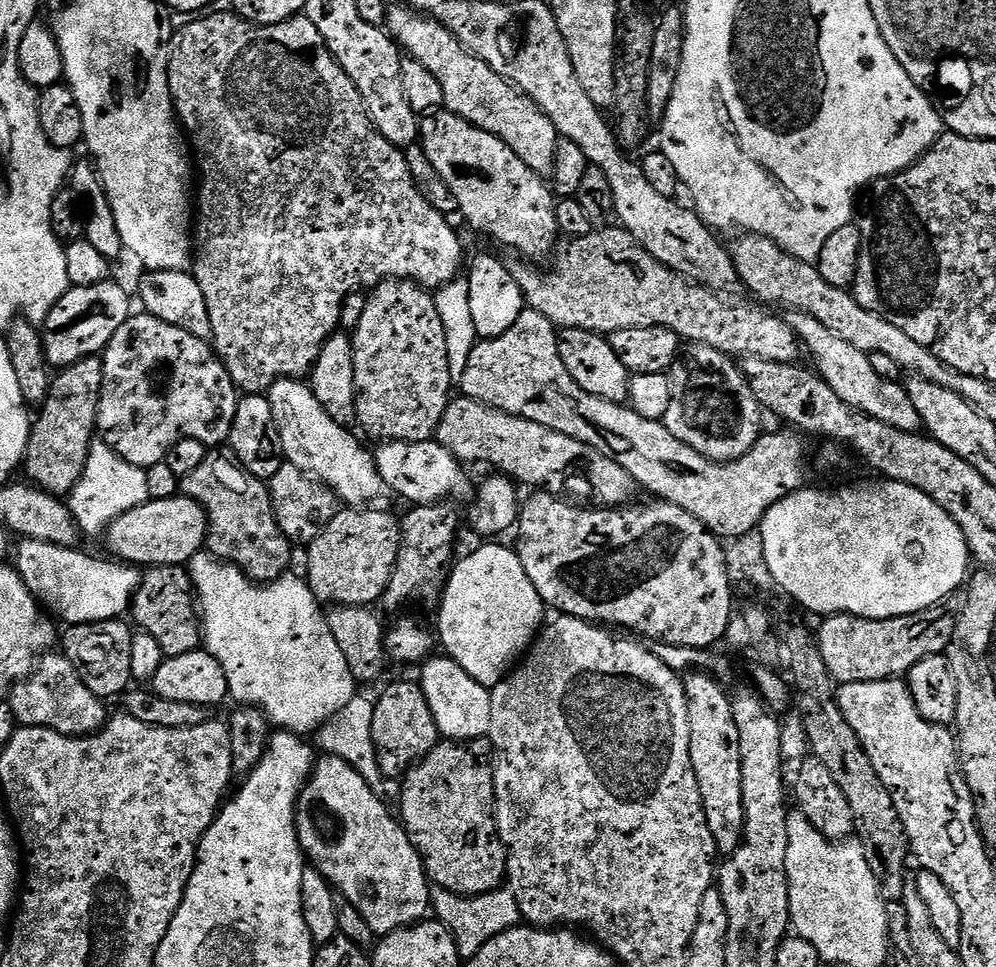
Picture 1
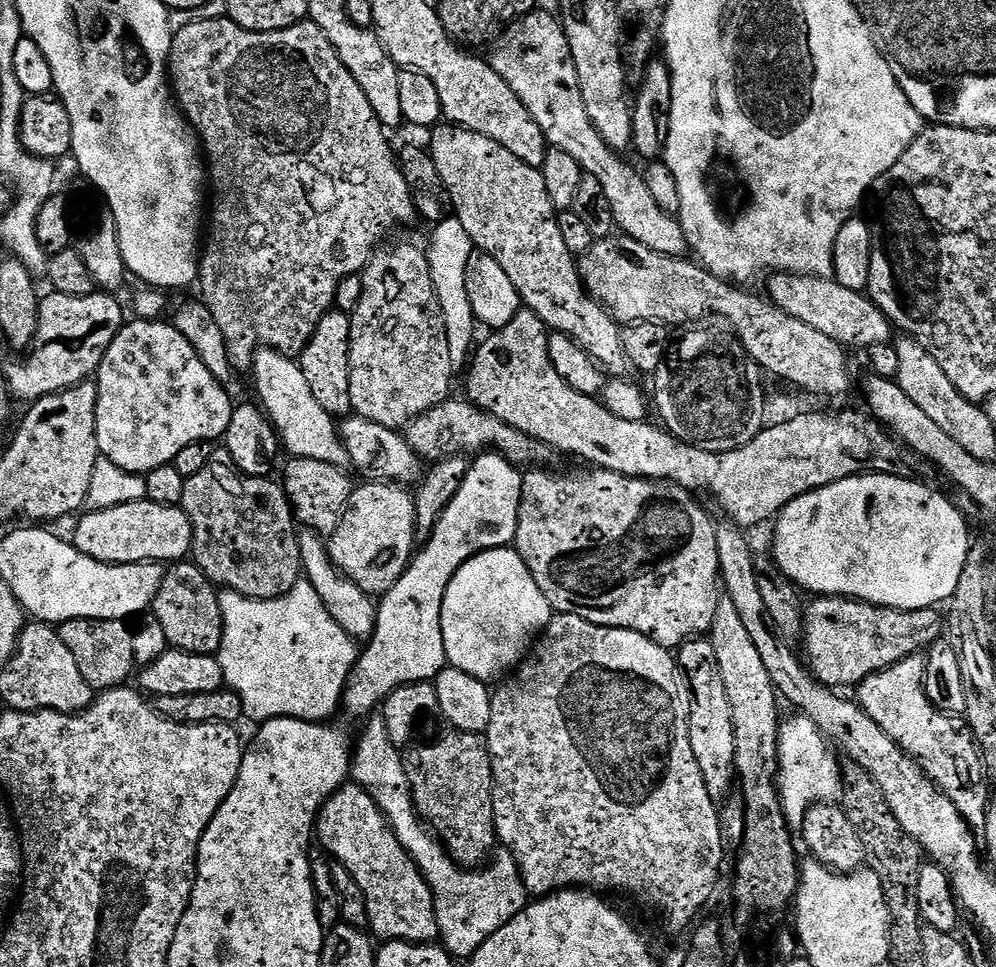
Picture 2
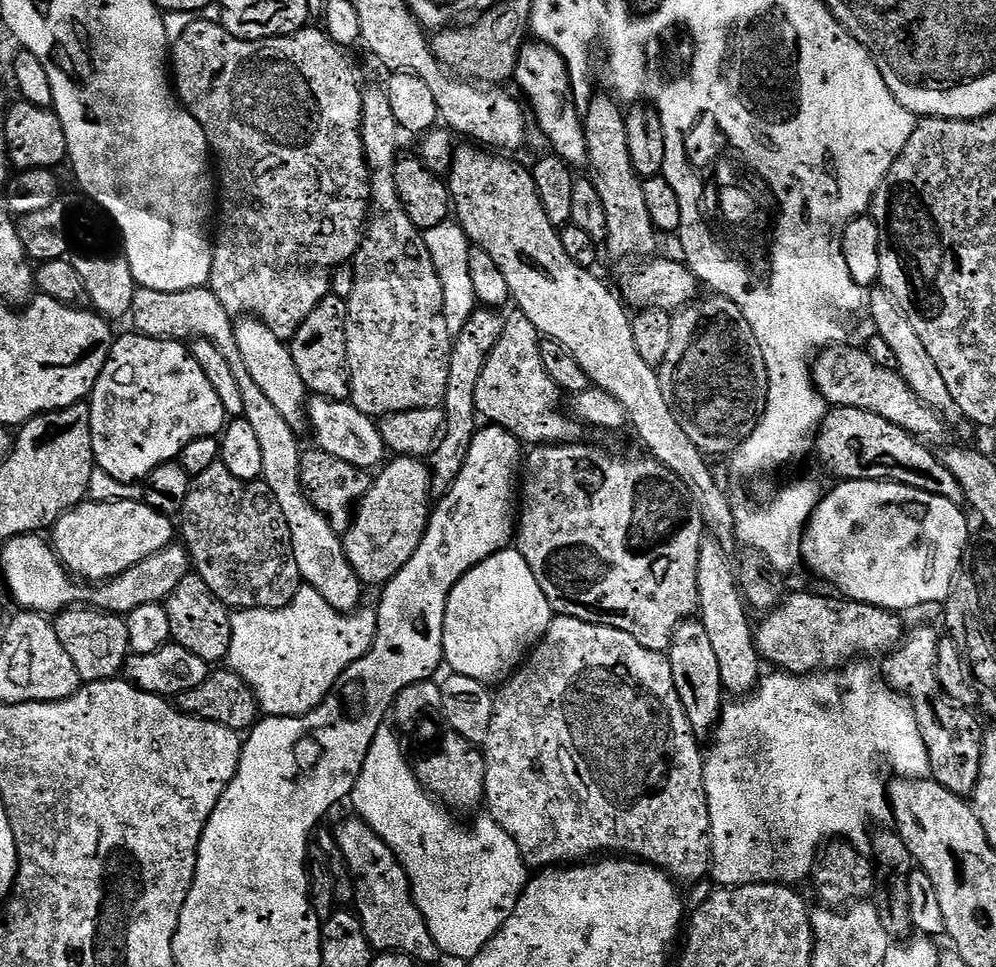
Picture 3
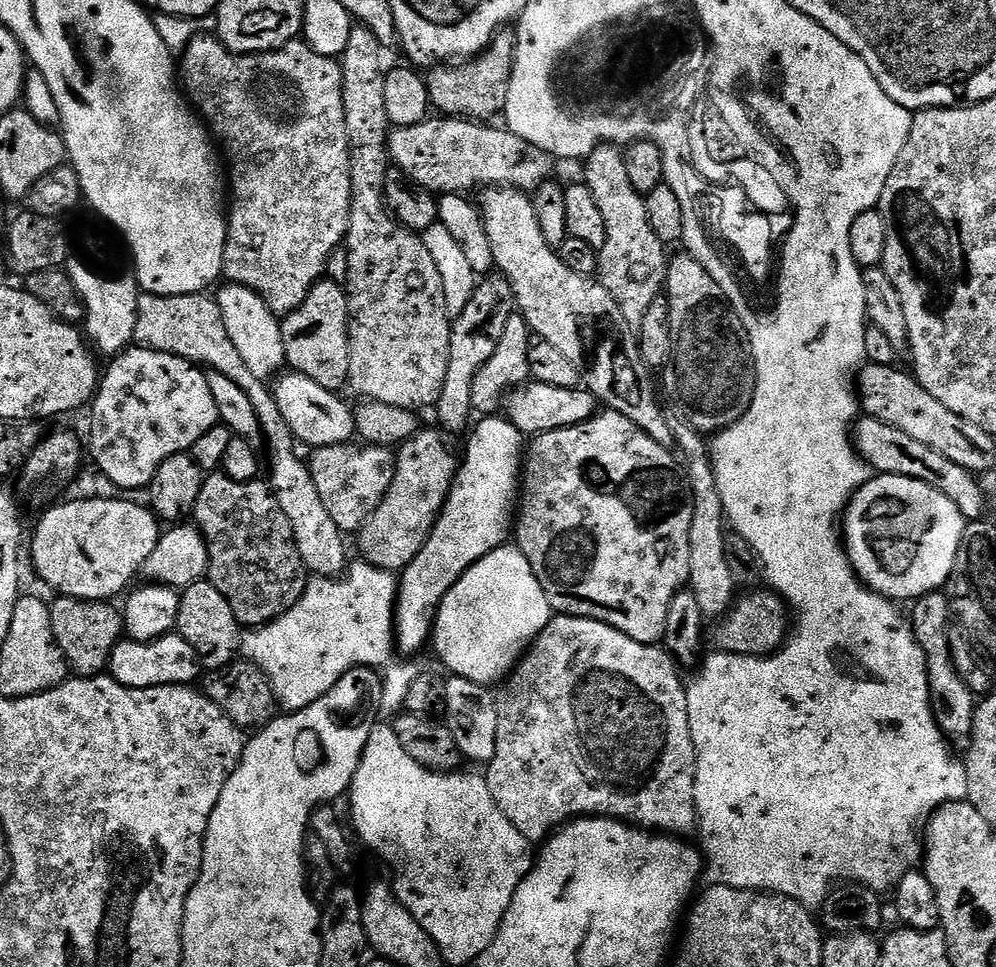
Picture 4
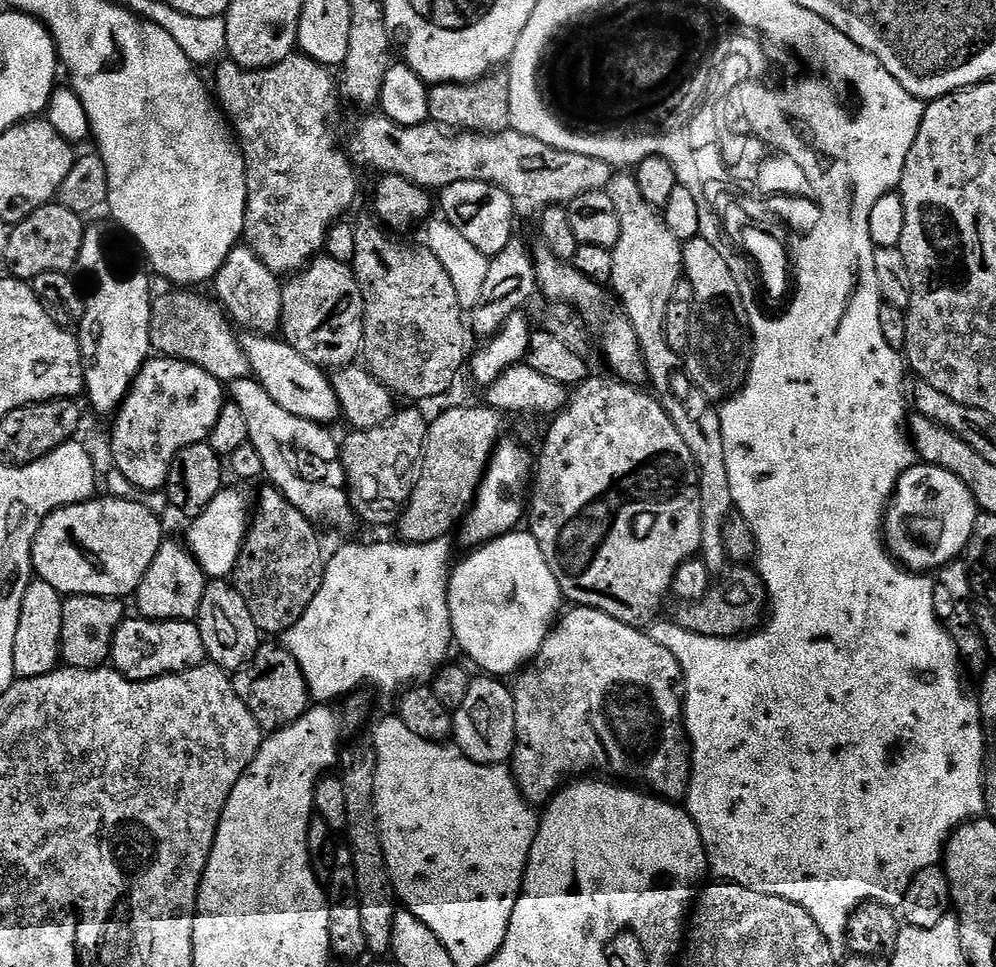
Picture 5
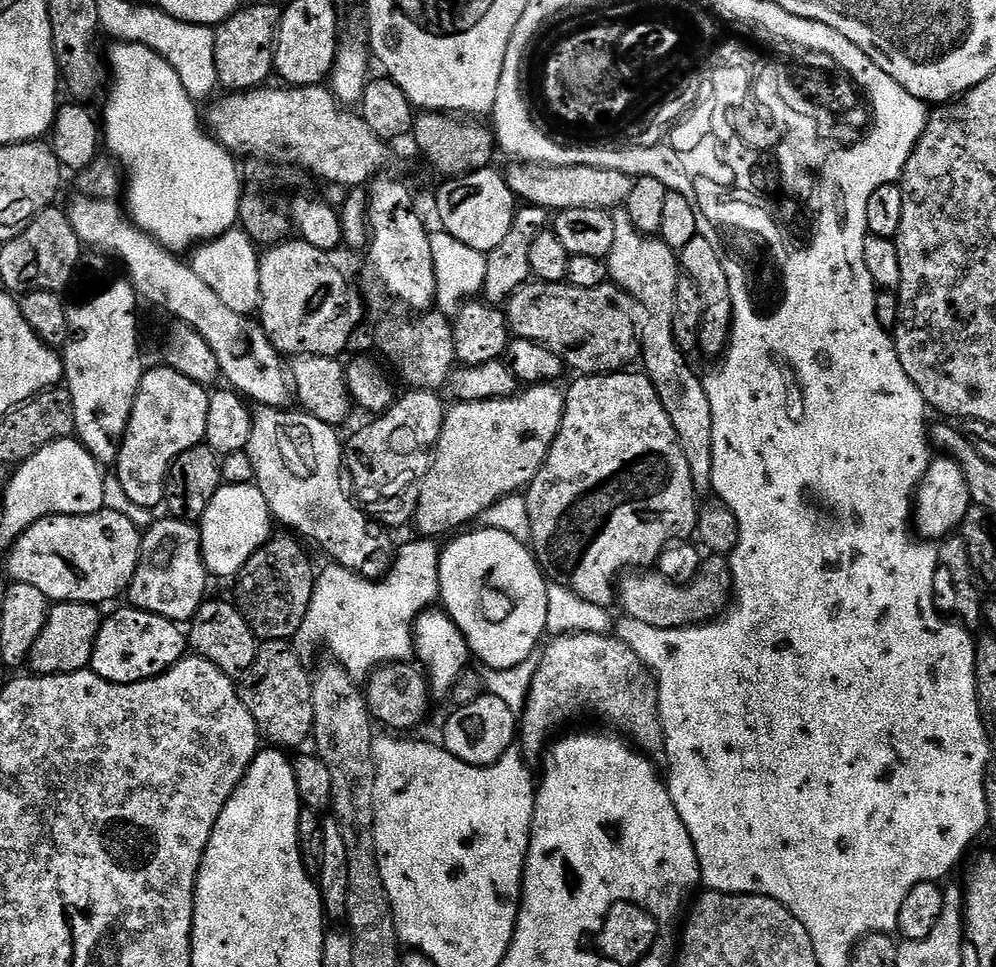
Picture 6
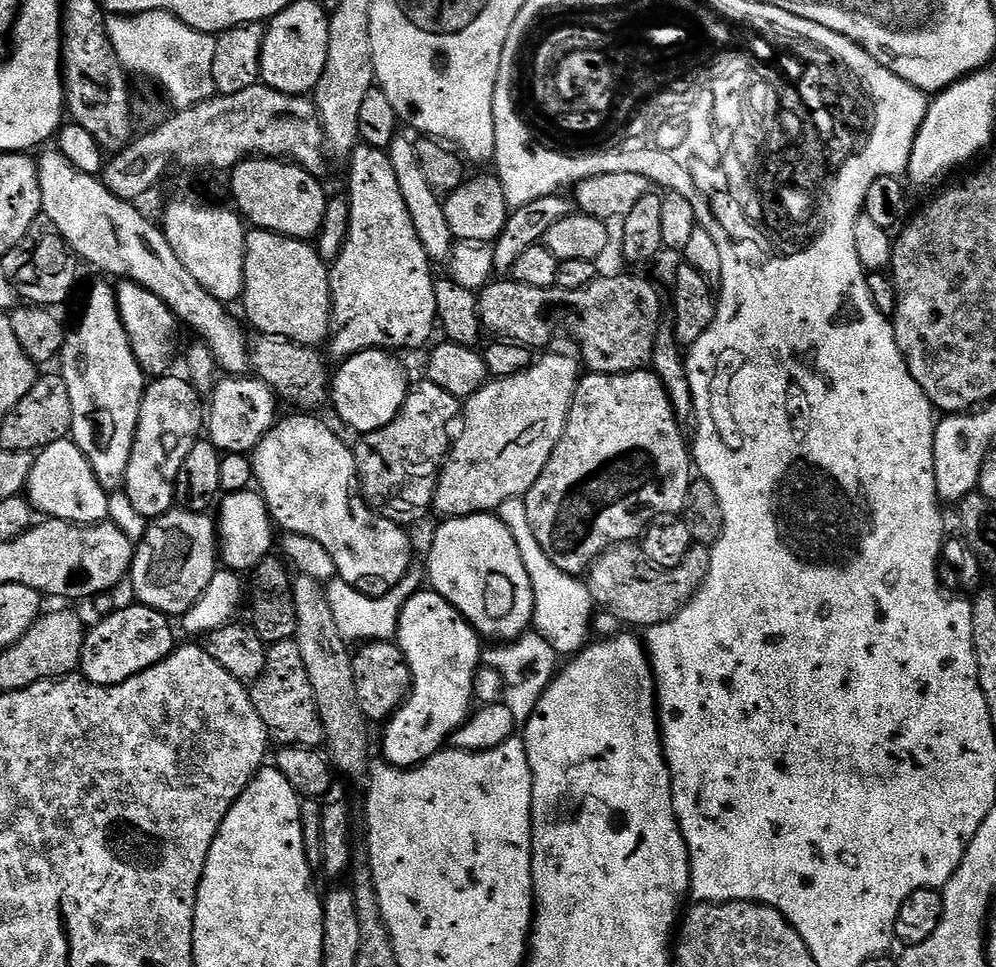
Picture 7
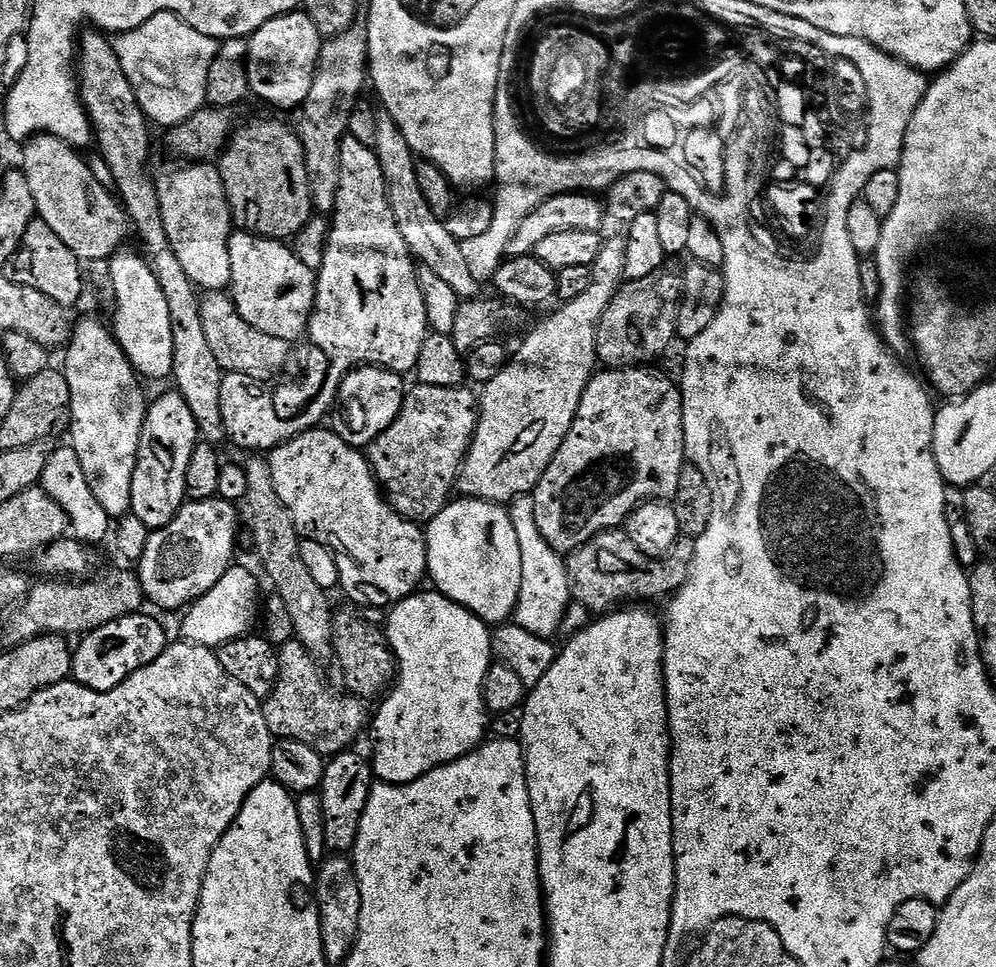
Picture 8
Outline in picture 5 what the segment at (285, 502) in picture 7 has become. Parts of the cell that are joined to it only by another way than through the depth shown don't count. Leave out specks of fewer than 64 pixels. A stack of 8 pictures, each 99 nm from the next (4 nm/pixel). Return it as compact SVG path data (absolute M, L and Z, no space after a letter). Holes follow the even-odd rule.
M247 378L235 380L230 384L230 400L238 406L242 421L248 426L248 436L250 444L256 448L261 460L264 463L265 477L269 477L271 487L276 488L296 507L306 519L312 521L316 526L324 523L333 524L336 528L344 528L351 520L354 520L354 513L349 507L347 495L335 496L328 488L323 488L320 484L311 484L308 476L300 476L297 472L297 465L290 462L289 453L284 451L278 461L274 458L274 452L282 447L291 450L292 447L301 448L308 456L317 456L320 460L330 460L337 457L338 440L327 432L329 430L323 424L314 421L306 421L300 416L290 414L282 410L278 403L270 398L263 386L255 379Z

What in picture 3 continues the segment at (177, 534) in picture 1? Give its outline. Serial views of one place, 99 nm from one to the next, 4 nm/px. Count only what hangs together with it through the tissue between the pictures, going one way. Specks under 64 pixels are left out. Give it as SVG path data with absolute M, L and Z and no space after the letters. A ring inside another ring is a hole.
M108 500L98 502L85 502L71 508L65 516L56 521L50 532L50 544L60 557L61 563L73 577L84 575L88 582L107 582L115 579L124 571L130 570L143 559L158 554L173 543L171 515L164 515L150 505L141 501Z

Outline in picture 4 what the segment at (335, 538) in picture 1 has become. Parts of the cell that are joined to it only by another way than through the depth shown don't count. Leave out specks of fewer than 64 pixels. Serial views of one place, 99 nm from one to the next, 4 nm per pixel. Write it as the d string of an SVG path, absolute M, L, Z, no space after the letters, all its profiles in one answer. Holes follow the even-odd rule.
M417 431L415 436L412 436L406 443L399 445L398 451L395 453L395 468L389 490L382 498L381 504L377 506L372 516L365 521L364 527L358 533L360 552L364 555L361 557L376 568L393 574L405 569L422 550L432 528L436 525L436 519L440 517L440 512L444 509L448 491L451 490L452 482L456 479L458 456L455 456L444 445L443 438L445 439L445 437L439 431L436 432Z

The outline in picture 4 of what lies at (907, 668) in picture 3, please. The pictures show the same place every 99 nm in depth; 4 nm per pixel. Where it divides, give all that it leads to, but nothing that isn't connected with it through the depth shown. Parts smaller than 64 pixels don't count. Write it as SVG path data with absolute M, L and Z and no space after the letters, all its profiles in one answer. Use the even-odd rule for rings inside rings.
M943 591L929 592L915 601L913 608L912 620L910 616L910 631L927 658L929 688L932 692L936 723L953 745L960 742L967 743L972 734L976 696L957 674L952 663L948 636L951 615L949 597Z

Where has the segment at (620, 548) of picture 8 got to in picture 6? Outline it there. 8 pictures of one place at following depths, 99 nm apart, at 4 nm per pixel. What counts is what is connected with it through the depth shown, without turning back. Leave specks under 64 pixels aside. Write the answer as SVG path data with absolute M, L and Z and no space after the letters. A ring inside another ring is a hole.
M723 555L701 559L695 578L686 584L671 584L659 570L628 570L618 580L618 604L620 600L623 615L662 630L709 623L729 607L732 595L732 569Z

